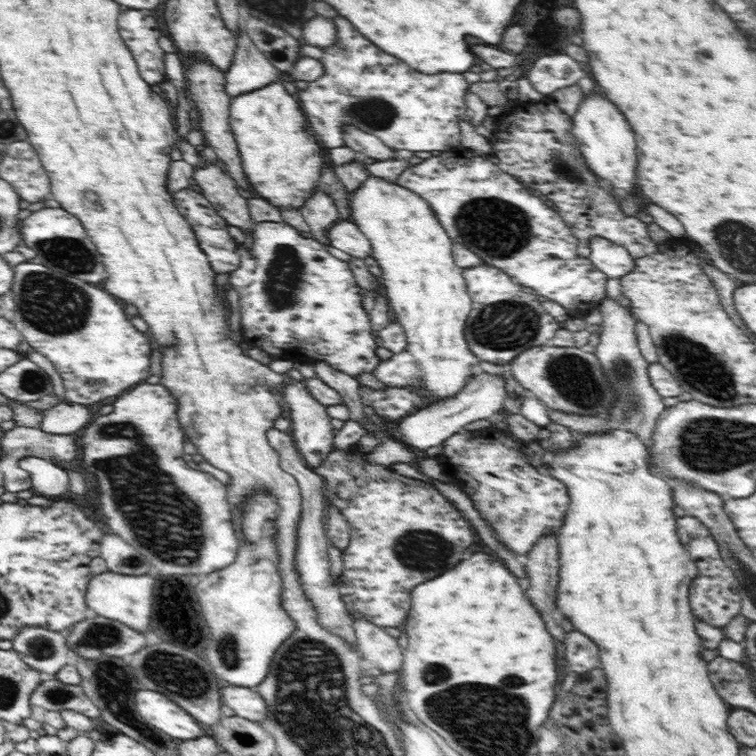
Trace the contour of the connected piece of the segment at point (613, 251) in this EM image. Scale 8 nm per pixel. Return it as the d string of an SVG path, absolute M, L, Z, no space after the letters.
M596 236L590 238L588 245L591 250L589 259L608 278L620 280L622 276L634 272L636 263L624 247L618 246L606 238Z

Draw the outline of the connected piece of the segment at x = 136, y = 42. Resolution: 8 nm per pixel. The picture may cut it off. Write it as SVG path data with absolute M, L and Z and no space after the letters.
M138 10L121 12L118 32L136 61L140 76L148 84L158 85L168 80L164 67L165 52L158 43L162 34L154 17Z

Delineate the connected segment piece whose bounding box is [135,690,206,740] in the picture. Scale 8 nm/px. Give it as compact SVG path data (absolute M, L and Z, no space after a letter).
M137 690L135 701L138 713L145 722L172 738L192 740L205 735L206 730L200 728L200 724L190 713L185 712L160 692Z

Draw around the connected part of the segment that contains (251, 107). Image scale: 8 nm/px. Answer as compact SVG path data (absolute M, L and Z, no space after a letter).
M282 79L231 98L230 126L237 140L242 167L256 196L278 210L299 209L312 230L312 238L330 245L326 232L341 221L336 203L318 188L323 172L322 145L309 128L296 97L290 95Z

